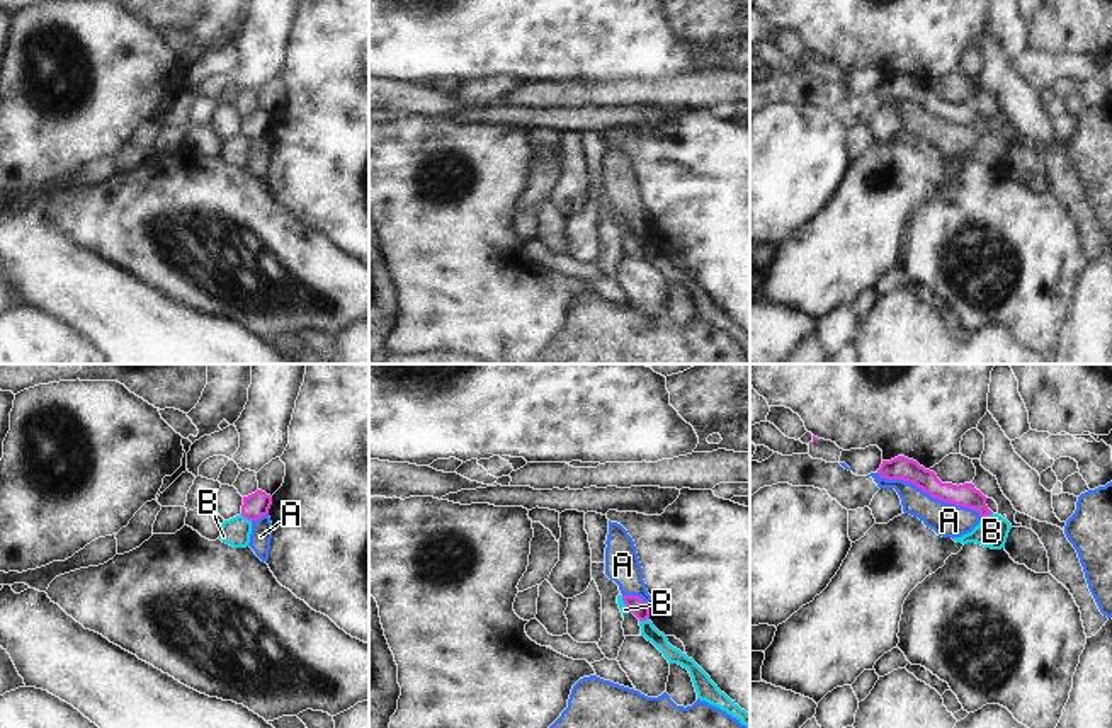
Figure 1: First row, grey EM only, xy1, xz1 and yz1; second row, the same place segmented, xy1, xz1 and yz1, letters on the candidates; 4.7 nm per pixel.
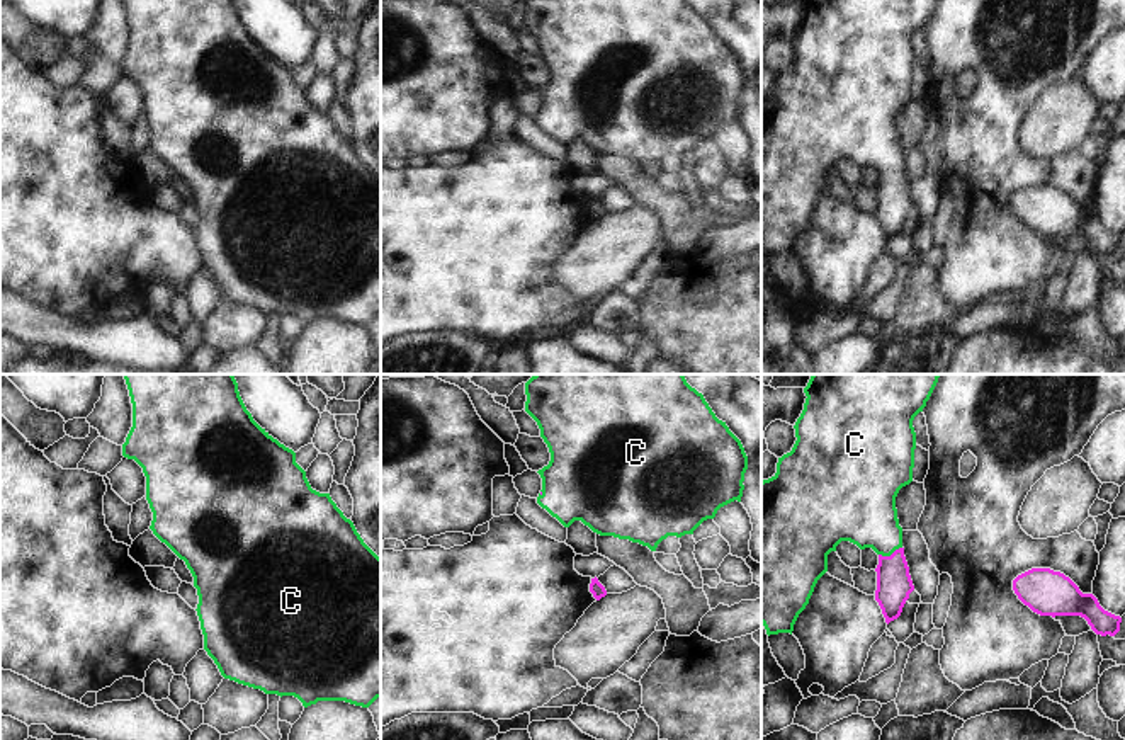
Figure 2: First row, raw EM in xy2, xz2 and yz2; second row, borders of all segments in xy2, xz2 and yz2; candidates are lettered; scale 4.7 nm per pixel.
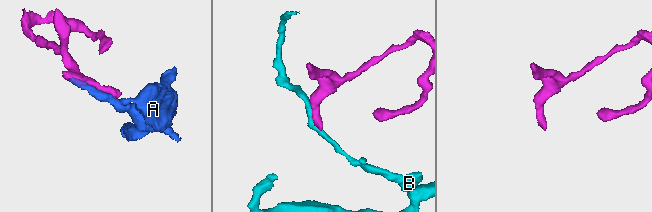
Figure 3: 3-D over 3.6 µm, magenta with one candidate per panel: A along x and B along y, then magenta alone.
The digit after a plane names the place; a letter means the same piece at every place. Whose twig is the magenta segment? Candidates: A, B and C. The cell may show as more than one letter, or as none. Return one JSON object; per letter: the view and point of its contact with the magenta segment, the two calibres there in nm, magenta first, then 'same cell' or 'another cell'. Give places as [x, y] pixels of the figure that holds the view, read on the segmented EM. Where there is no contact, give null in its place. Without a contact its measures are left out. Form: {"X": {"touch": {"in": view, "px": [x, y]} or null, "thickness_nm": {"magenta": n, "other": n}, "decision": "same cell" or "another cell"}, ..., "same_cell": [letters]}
{"A": {"touch": {"in": "yz1", "px": [929, 494]}, "thickness_nm": {"magenta": 110, "other": 160}, "decision": "another cell"}, "B": {"touch": {"in": "xy1", "px": [247, 517]}, "thickness_nm": {"magenta": 120, "other": 130}, "decision": "another cell"}, "C": {"touch": {"in": "yz2", "px": [891, 555]}, "thickness_nm": {"magenta": 170, "other": 320}, "decision": "same cell"}, "same_cell": ["C"]}

